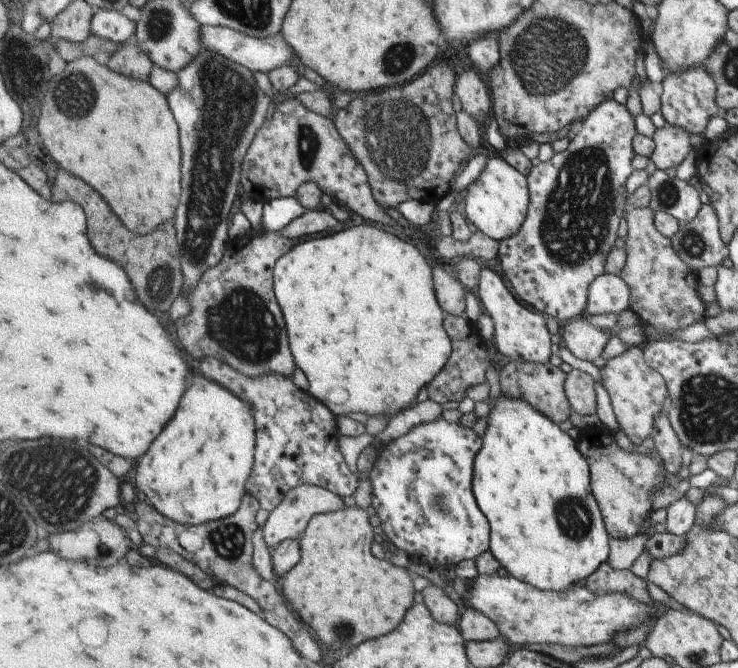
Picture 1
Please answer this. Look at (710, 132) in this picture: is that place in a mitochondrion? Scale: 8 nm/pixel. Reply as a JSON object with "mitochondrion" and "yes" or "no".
{"mitochondrion":"no"}

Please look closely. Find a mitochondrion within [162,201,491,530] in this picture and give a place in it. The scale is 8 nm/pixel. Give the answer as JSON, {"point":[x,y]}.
{"point":[242,323]}

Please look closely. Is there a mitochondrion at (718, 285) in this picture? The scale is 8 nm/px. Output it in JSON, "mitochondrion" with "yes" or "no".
{"mitochondrion":"no"}

